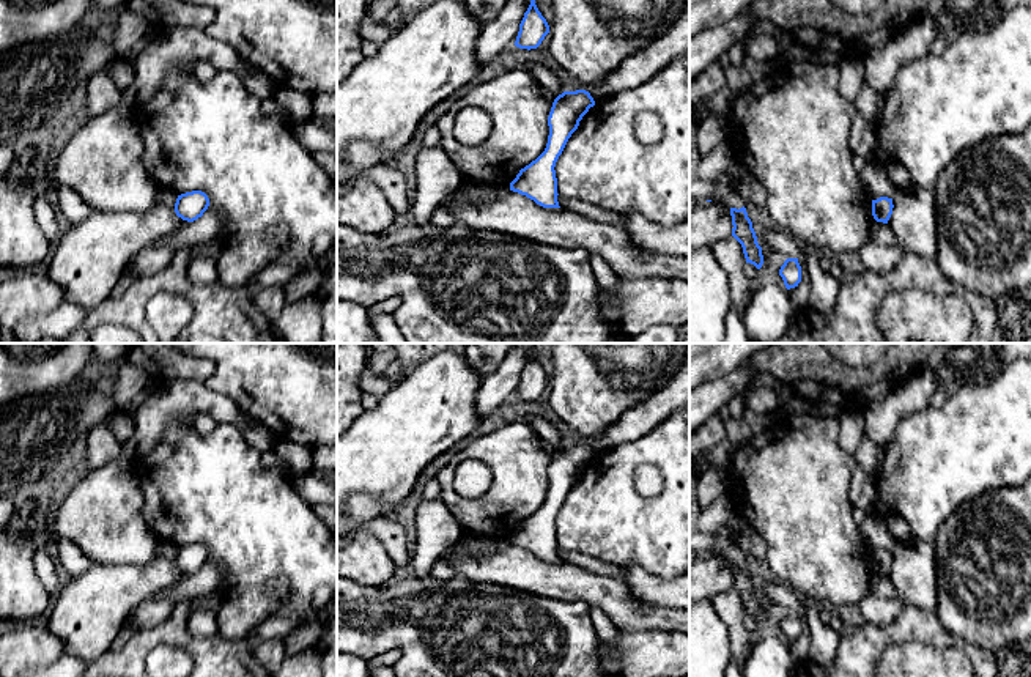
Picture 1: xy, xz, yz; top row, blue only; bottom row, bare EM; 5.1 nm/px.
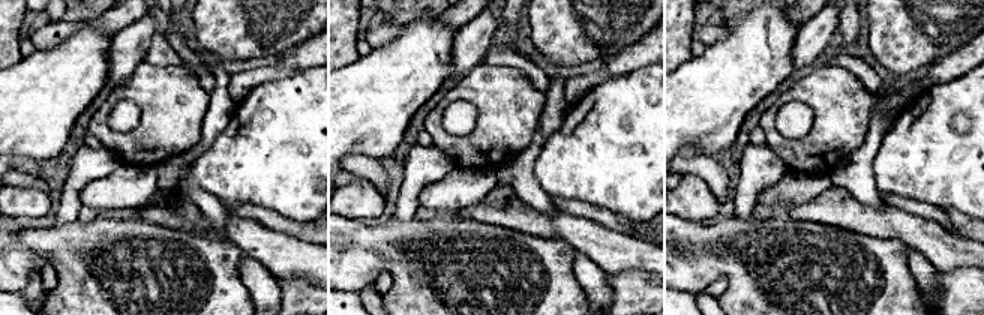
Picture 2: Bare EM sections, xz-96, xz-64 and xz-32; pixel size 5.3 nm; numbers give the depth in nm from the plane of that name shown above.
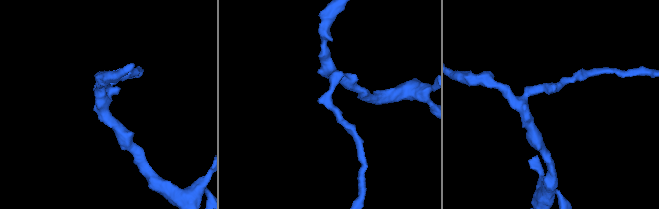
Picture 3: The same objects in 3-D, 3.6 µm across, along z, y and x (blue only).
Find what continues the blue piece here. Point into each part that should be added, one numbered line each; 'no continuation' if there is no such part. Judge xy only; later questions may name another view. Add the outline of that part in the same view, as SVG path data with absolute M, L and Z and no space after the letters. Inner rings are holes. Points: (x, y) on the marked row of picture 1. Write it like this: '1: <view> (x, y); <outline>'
no continuation

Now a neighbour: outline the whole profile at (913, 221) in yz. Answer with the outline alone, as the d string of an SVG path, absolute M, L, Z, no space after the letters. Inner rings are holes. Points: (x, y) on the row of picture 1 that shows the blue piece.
M899 187L892 205L888 225L897 238L897 246L922 258L935 258L938 250L935 191Z

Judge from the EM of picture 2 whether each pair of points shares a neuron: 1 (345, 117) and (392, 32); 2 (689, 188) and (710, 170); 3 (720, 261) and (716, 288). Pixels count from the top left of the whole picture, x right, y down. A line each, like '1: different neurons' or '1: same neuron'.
1: different neurons
2: different neurons
3: different neurons

